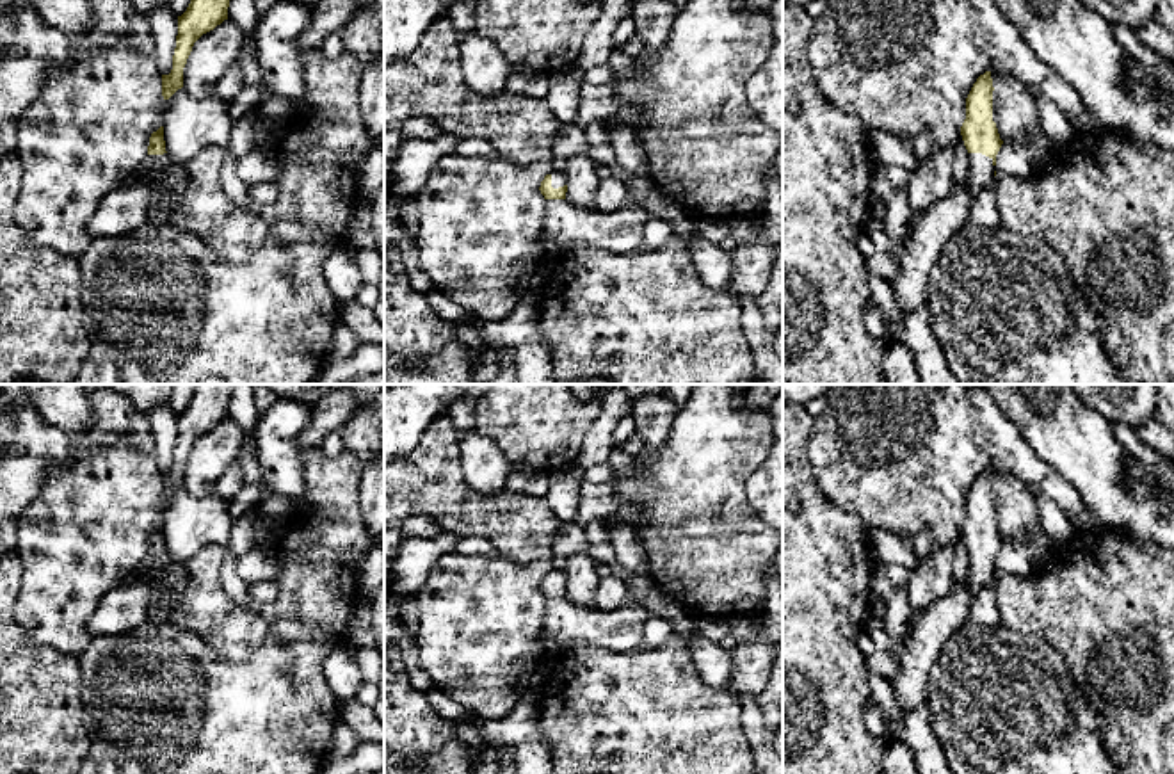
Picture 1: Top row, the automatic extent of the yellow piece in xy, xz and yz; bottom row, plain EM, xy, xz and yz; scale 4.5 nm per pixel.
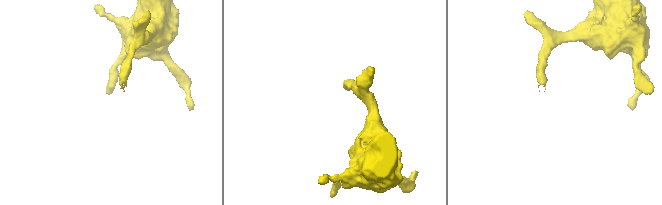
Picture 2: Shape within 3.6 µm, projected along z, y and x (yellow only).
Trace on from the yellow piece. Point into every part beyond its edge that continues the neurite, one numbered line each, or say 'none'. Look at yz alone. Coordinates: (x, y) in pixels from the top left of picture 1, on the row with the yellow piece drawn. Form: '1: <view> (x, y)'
1: yz (981, 173)

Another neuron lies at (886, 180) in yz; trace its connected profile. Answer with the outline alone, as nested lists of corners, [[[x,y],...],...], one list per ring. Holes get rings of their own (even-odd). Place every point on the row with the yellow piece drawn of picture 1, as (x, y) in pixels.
[[[872,165],[872,192],[875,198],[888,201],[898,189],[907,187],[909,171],[897,165]]]

